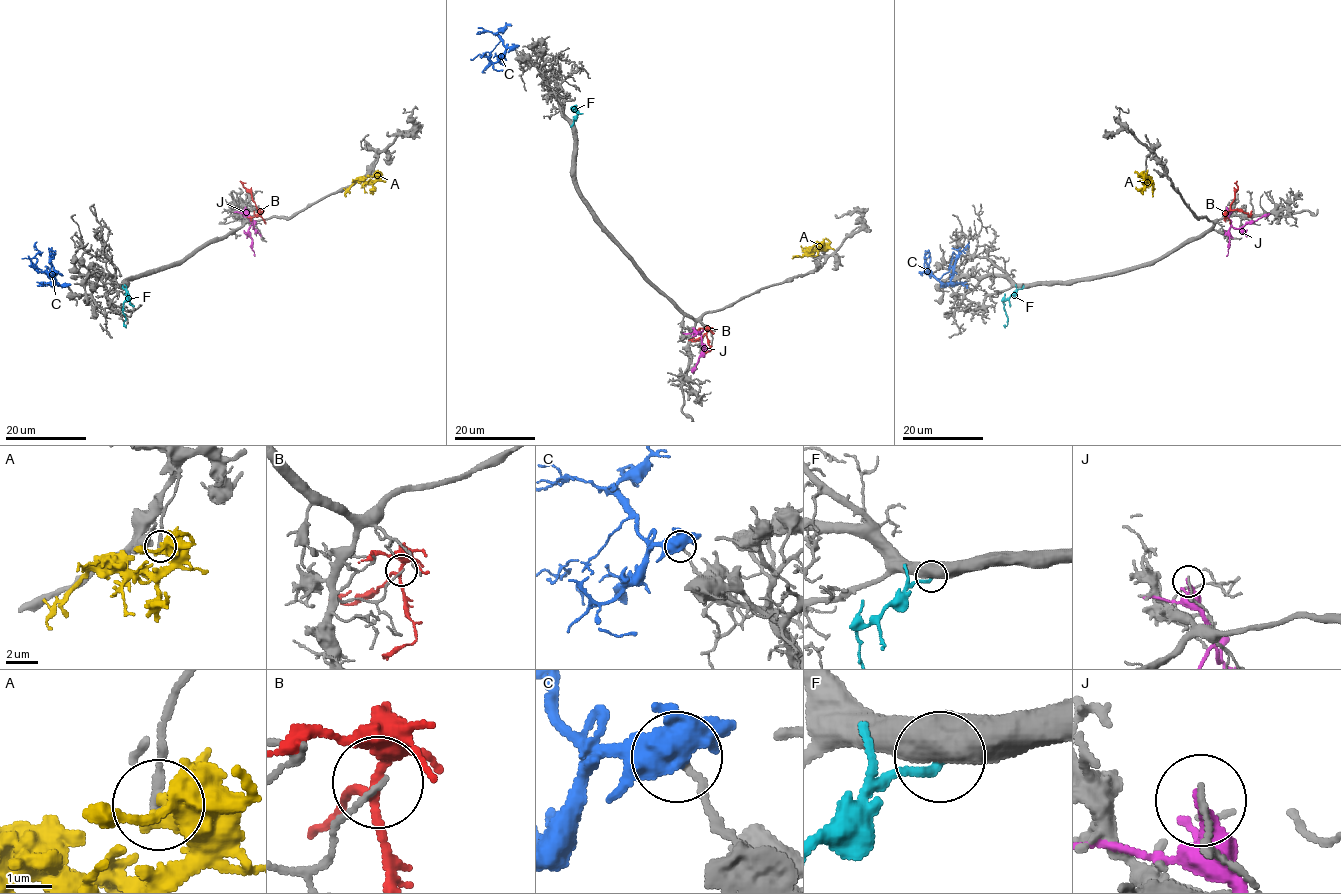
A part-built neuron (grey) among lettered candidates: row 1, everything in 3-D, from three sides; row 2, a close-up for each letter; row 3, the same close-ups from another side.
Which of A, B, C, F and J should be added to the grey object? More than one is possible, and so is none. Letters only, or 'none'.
none

